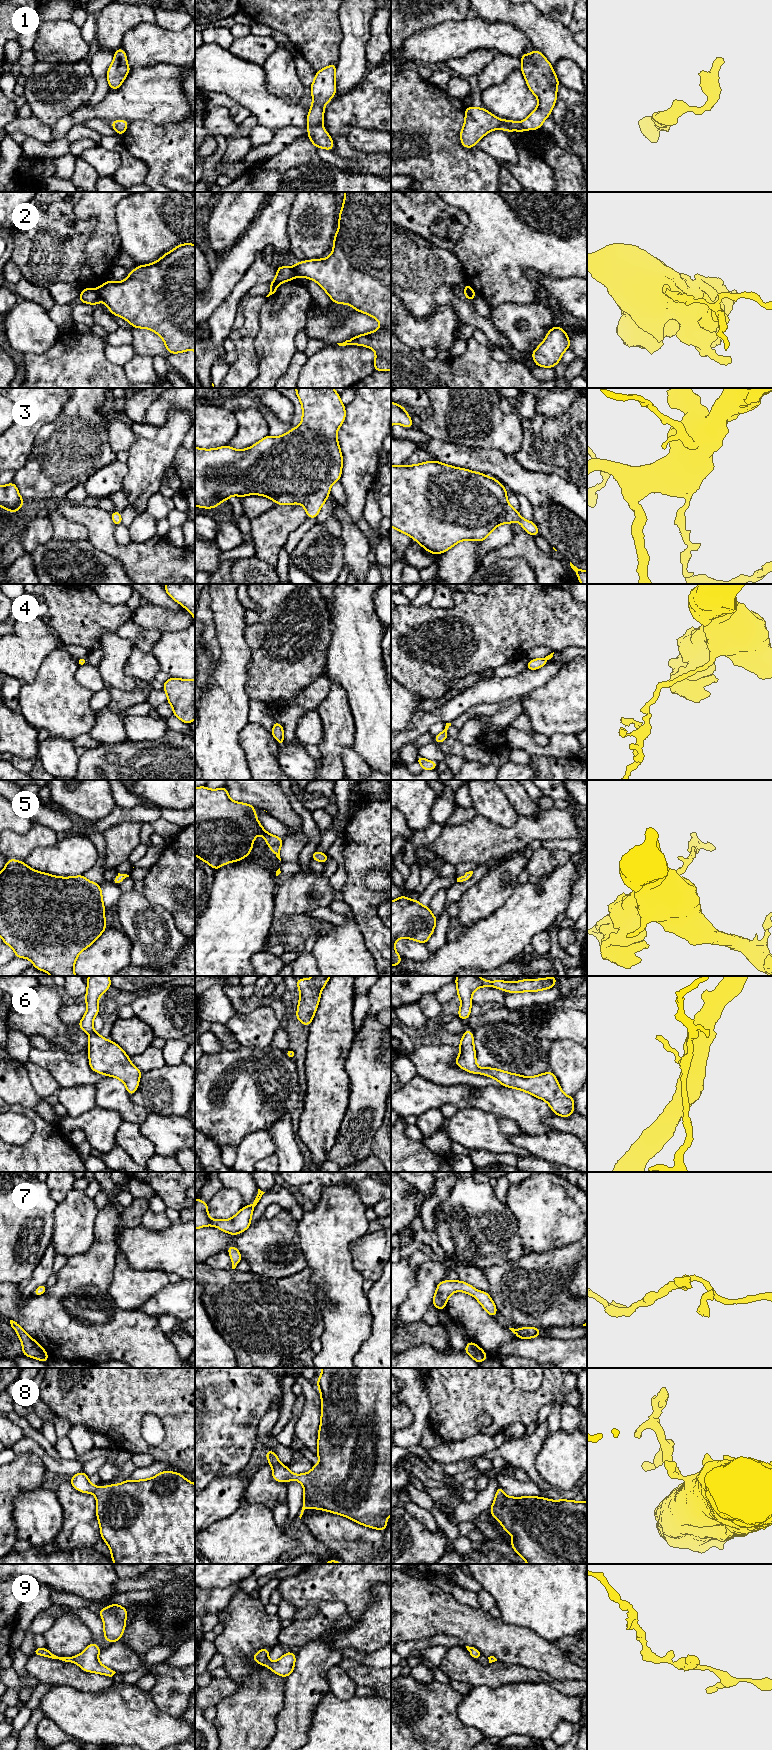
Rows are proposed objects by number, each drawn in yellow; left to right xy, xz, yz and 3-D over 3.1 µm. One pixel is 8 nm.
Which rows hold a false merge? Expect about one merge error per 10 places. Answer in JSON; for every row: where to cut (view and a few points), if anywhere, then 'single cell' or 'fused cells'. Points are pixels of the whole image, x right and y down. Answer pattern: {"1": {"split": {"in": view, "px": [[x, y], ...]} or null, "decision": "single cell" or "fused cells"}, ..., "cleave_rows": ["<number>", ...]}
{"1": {"split": null, "decision": "single cell"}, "2": {"split": {"in": "xy", "px": [[97, 289], [101, 299]]}, "decision": "fused cells"}, "3": {"split": null, "decision": "single cell"}, "4": {"split": null, "decision": "single cell"}, "5": {"split": null, "decision": "single cell"}, "6": {"split": null, "decision": "single cell"}, "7": {"split": null, "decision": "single cell"}, "8": {"split": null, "decision": "single cell"}, "9": {"split": null, "decision": "single cell"}, "cleave_rows": ["2"]}

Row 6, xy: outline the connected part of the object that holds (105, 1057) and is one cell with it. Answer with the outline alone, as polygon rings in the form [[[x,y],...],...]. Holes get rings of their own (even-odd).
[[[89,976],[85,1001],[87,1011],[78,1023],[80,1029],[89,1034],[88,1055],[90,1068],[105,1076],[121,1080],[127,1093],[132,1096],[138,1086],[142,1074],[129,1059],[129,1056],[112,1040],[106,1040],[93,1028],[93,1019],[99,1014],[99,997],[111,987],[109,976]]]

